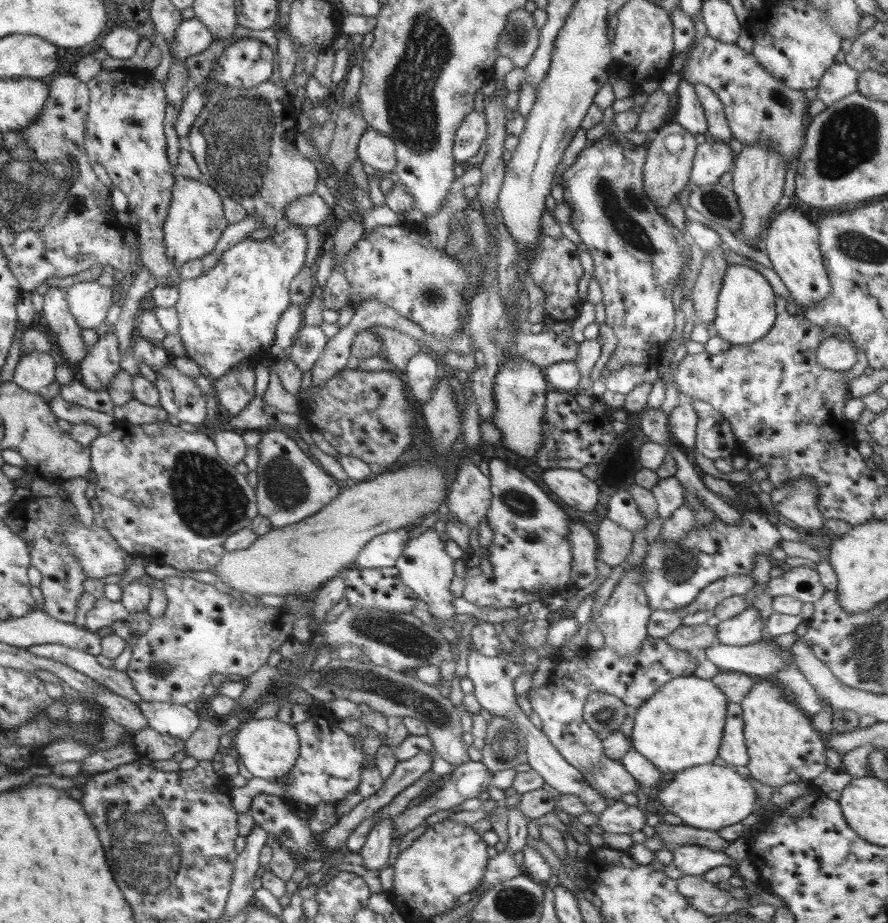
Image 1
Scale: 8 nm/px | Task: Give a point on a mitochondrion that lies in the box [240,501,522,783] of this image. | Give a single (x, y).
(430, 709)

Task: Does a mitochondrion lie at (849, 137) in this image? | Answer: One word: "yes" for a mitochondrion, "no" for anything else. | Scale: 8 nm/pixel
yes

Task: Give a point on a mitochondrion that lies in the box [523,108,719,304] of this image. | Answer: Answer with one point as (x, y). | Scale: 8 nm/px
(622, 207)

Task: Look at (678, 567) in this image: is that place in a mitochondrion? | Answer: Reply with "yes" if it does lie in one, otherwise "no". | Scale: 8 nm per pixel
yes

